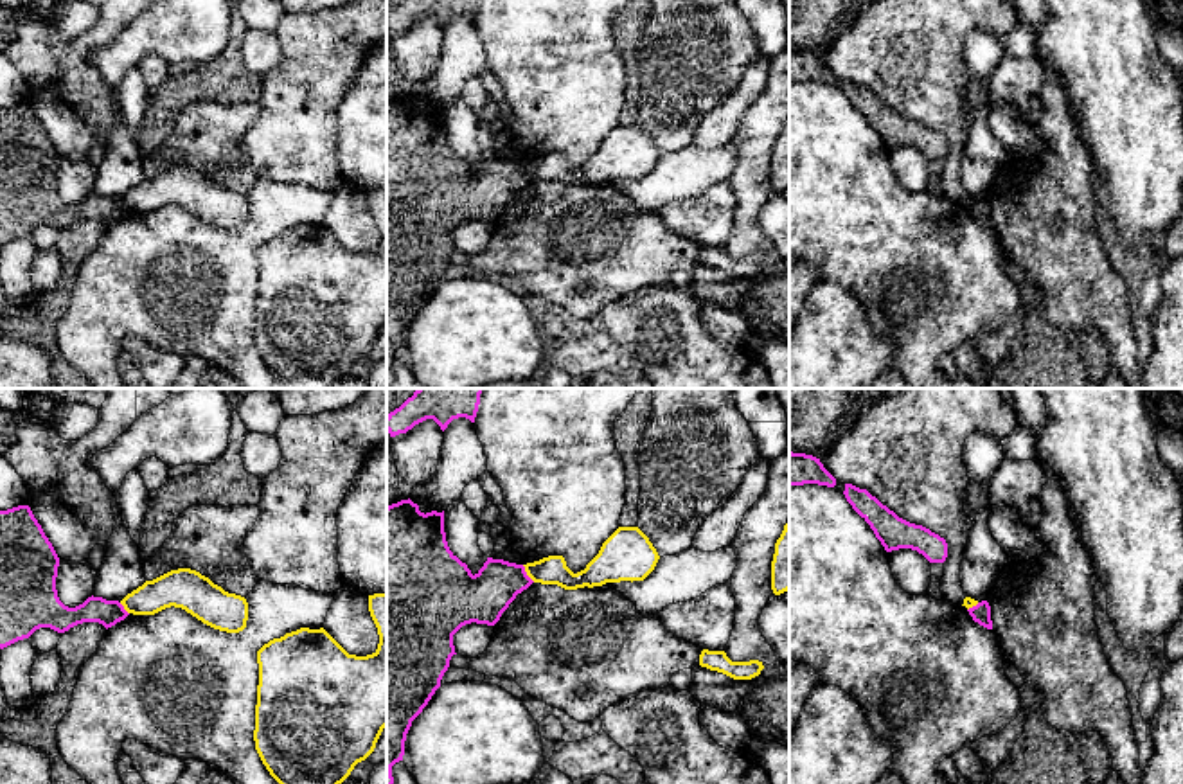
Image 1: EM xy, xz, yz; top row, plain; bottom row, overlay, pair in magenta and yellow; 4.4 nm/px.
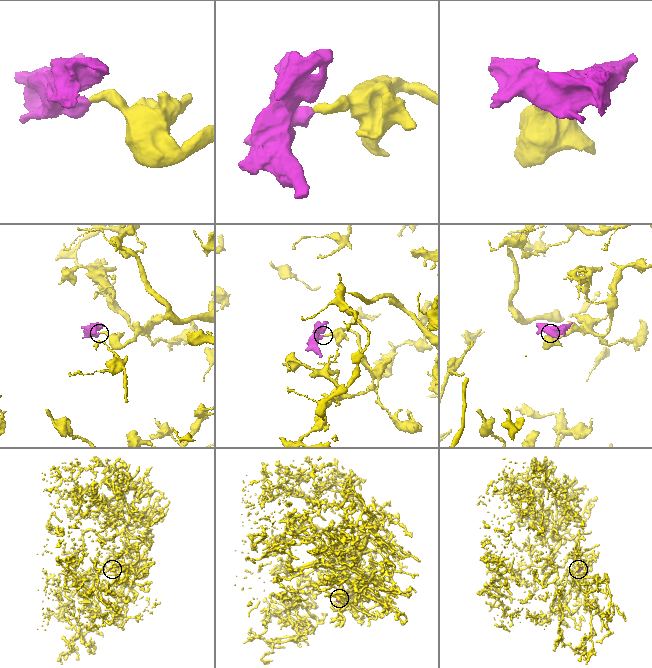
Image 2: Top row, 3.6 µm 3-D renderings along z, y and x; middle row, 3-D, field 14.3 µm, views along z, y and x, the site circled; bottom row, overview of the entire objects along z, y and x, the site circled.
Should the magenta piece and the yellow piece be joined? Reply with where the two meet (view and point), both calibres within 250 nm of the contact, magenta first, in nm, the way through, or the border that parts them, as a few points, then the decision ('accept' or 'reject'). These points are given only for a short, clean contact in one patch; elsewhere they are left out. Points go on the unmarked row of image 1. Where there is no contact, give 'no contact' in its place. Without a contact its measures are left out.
meets magenta in xz at (525, 171); 220 nm thick on the magenta side, 130 nm on the other; border along xz (522, 162), (534, 178); reject

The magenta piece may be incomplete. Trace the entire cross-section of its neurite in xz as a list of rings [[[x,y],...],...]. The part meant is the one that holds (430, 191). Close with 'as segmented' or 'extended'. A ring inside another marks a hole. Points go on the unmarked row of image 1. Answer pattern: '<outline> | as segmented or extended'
[[[410,95],[387,104],[387,388],[394,381],[392,363],[403,358],[406,331],[412,318],[422,309],[455,250],[453,232],[466,221],[494,223],[518,191],[534,178],[523,162],[487,155],[473,173],[448,144],[444,108],[421,110]]] | as segmented

